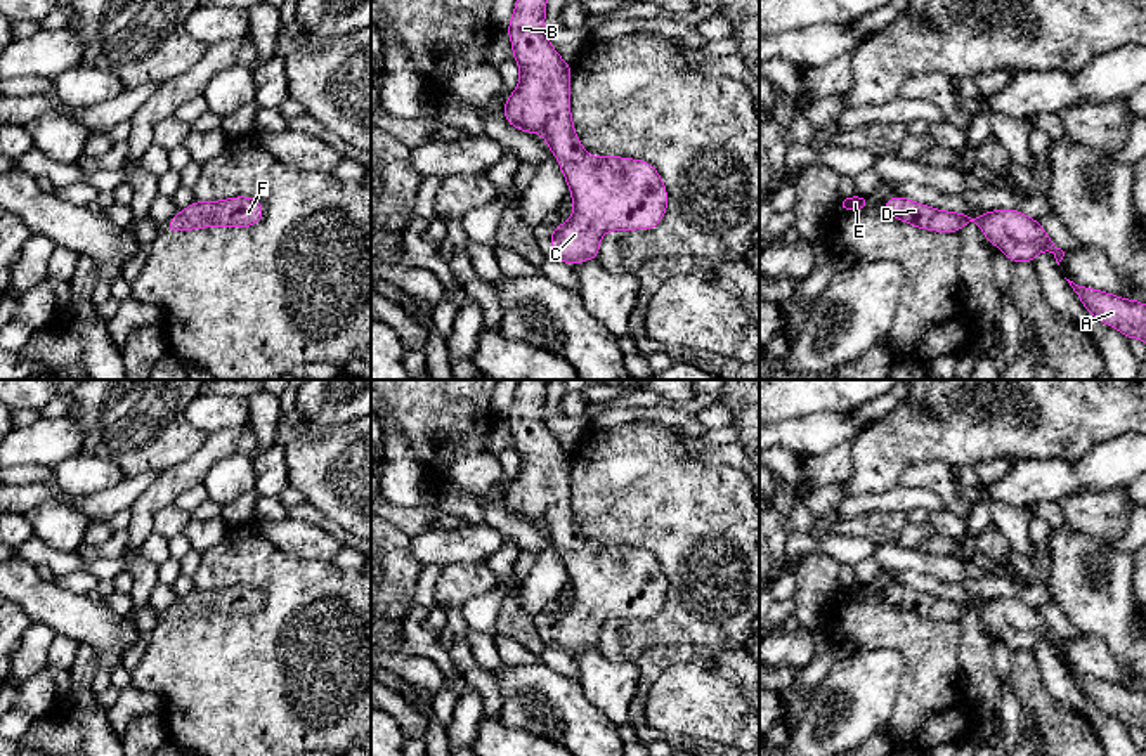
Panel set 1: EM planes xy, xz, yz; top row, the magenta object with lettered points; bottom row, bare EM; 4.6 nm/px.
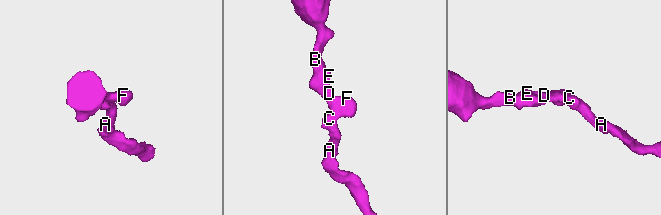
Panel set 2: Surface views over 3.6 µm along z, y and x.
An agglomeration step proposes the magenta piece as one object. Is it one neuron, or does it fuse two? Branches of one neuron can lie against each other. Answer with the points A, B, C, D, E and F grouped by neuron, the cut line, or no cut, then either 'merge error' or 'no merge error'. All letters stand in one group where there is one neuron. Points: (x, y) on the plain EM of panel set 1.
groups A B C D E F; cut none; no merge error

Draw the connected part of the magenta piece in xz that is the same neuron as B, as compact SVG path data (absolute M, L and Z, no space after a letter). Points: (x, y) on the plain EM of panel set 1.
M518 380L513 406L506 416L520 470L503 494L506 510L527 522L539 520L560 550L574 588L572 605L550 621L551 645L577 654L598 648L600 628L607 619L655 617L667 598L666 574L657 558L643 548L589 544L576 524L570 506L570 461L544 421L548 380Z

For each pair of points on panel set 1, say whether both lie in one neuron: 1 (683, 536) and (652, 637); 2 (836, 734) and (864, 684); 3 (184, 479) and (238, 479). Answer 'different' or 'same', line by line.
1: same
2: same
3: different

